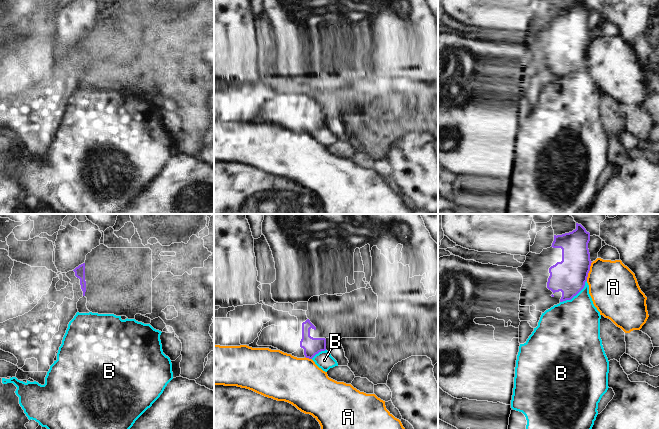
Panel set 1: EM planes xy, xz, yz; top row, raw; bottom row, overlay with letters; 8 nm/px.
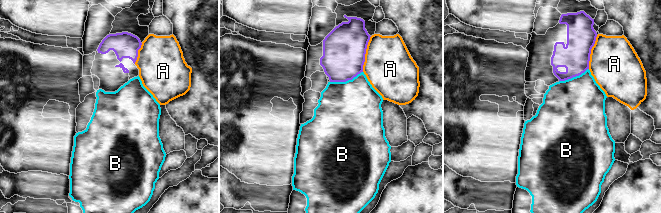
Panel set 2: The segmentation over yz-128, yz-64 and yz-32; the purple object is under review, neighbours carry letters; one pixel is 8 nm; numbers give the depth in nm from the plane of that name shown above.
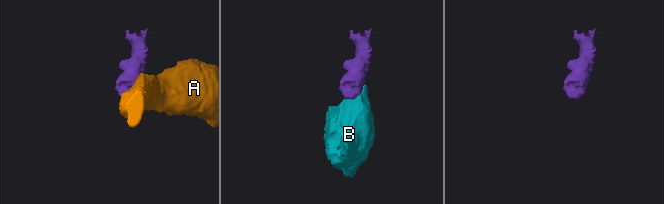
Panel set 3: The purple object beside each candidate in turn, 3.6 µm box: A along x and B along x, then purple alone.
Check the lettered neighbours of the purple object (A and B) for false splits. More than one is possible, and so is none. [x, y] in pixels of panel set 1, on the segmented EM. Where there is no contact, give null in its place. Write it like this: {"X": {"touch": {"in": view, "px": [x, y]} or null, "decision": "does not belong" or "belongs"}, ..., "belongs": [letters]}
{"A": {"touch": {"in": "yz", "px": [589, 270]}, "decision": "does not belong"}, "B": {"touch": {"in": "yz", "px": [575, 295]}, "decision": "does not belong"}, "belongs": []}

